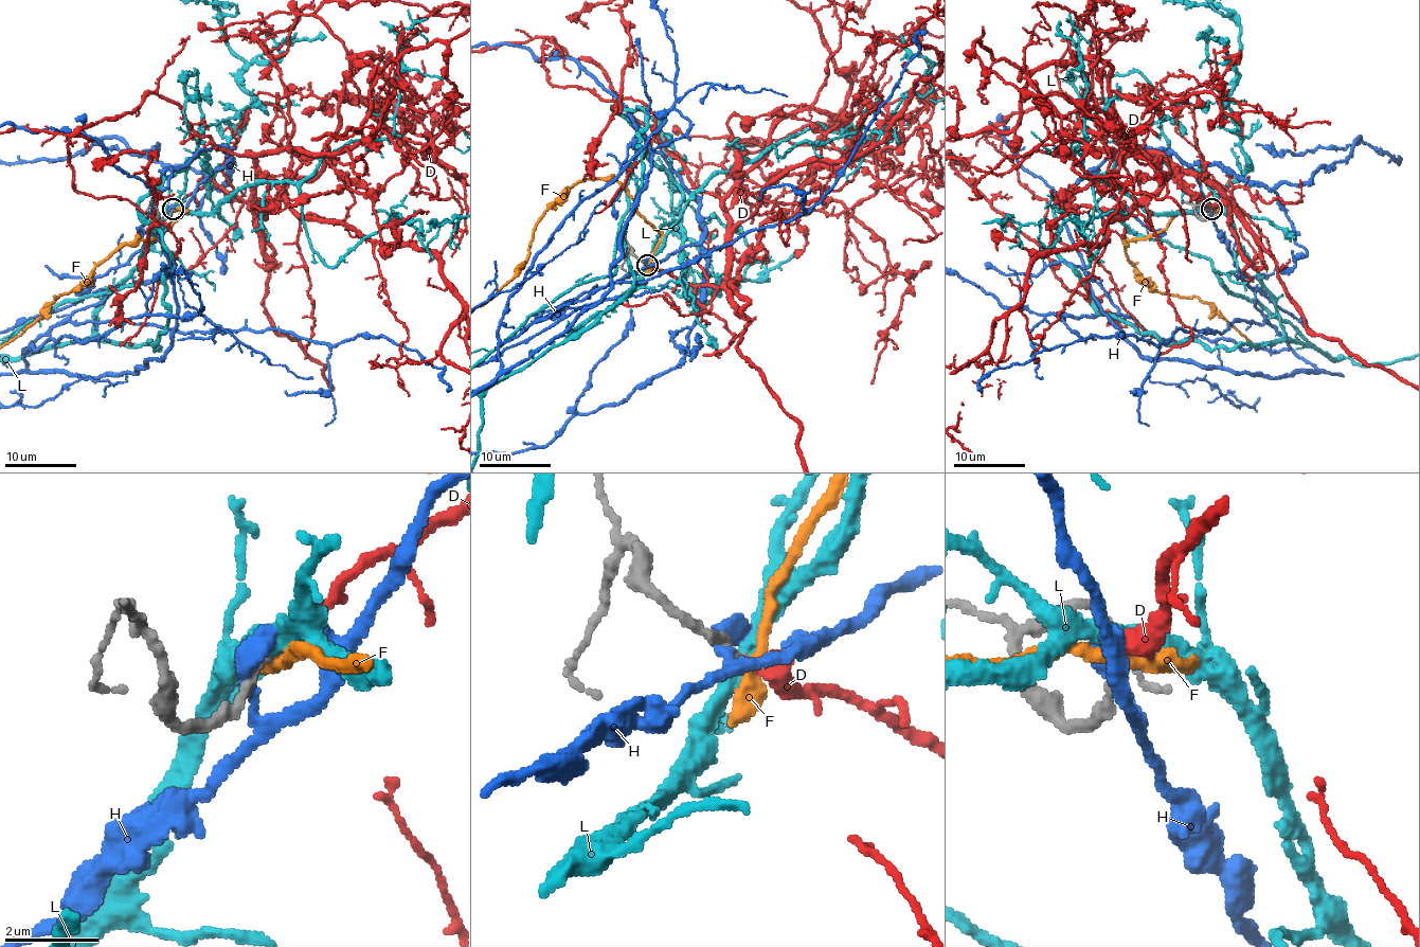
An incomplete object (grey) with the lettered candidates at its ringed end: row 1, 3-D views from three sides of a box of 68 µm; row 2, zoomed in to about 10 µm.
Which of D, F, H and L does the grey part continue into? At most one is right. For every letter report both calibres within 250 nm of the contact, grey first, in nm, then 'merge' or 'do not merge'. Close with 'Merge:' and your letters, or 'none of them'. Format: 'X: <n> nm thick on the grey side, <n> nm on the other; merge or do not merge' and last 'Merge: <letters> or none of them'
D: 220 nm thick on the grey side, 240 nm on the other; merge
F: 220 nm thick on the grey side, 280 nm on the other; do not merge
H: 240 nm thick on the grey side, 550 nm on the other; do not merge
L: 200 nm thick on the grey side, 400 nm on the other; do not merge
Merge: D

